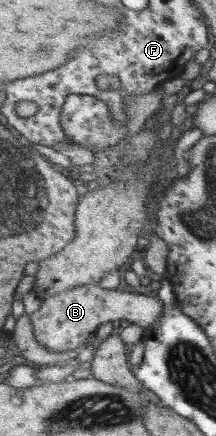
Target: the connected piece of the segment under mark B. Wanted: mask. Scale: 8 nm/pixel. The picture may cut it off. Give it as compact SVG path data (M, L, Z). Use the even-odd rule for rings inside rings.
M81 285L43 300L40 309L31 315L35 334L46 349L58 353L78 351L84 341L98 331L100 325L116 319L126 319L132 324L142 325L145 329L153 327L156 321L164 316L165 303L157 295L144 292L123 292L108 289L104 285Z

